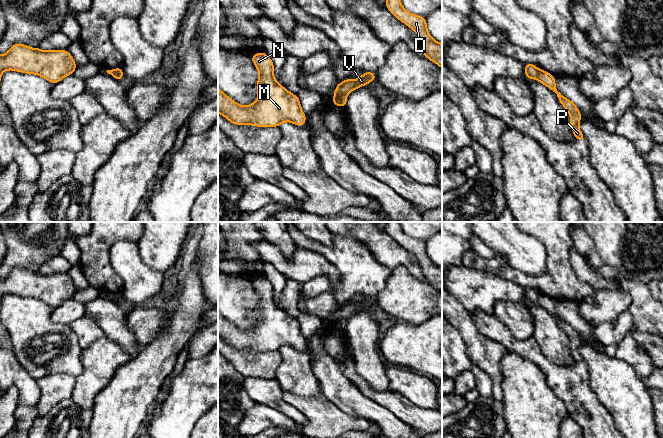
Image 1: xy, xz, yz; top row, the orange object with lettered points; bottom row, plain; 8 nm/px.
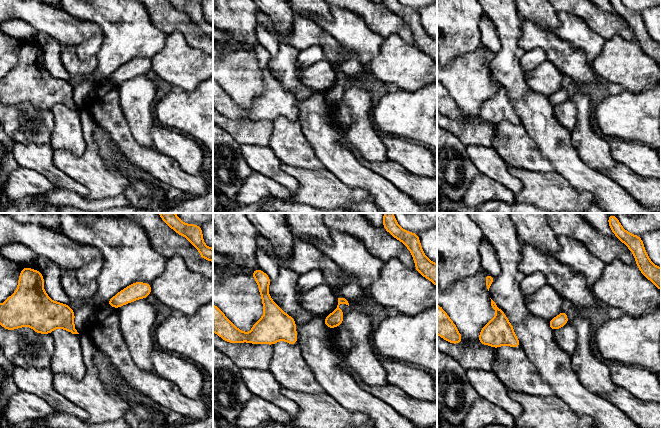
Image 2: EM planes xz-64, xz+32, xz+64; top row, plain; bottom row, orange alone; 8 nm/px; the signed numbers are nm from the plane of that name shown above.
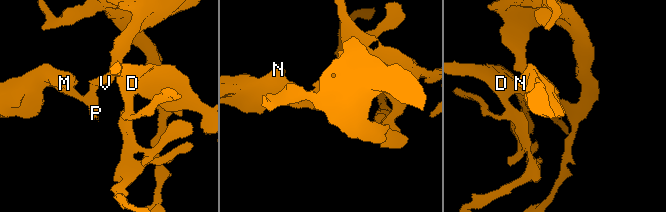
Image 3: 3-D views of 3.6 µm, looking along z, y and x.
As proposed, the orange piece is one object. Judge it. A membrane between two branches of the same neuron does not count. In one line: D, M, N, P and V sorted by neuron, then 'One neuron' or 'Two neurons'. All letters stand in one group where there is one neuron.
Groups: D V / M N P. Two neurons

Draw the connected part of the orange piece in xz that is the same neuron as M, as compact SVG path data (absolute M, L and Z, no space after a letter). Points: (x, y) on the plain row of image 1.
M263 275L253 279L251 285L259 296L256 325L241 330L218 312L218 337L234 349L279 351L283 346L303 350L306 346L299 321L280 309L274 301L274 288Z

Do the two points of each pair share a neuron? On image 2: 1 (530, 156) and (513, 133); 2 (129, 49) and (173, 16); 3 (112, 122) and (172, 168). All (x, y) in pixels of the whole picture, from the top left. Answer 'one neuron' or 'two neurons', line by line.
1: one neuron
2: two neurons
3: one neuron

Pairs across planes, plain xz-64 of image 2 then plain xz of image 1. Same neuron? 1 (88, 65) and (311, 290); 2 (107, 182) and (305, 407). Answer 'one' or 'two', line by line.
1: two
2: one

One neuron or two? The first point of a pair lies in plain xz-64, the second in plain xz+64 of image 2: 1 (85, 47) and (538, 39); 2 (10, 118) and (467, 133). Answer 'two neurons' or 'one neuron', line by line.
1: two neurons
2: one neuron

